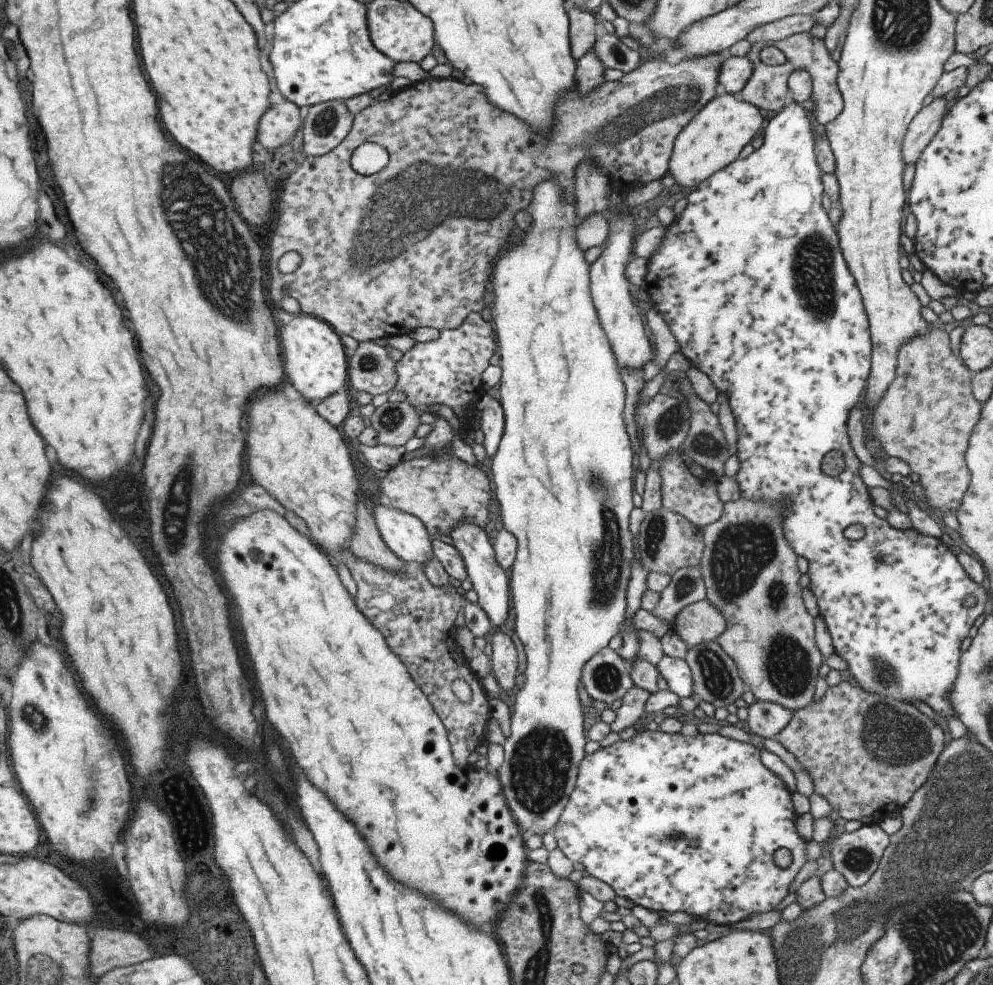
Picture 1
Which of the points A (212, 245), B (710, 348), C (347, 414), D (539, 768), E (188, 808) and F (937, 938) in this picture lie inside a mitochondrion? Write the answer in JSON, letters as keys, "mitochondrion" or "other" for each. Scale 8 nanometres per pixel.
{"A":"mitochondrion","B":"other","C":"other","D":"mitochondrion","E":"other","F":"mitochondrion"}

